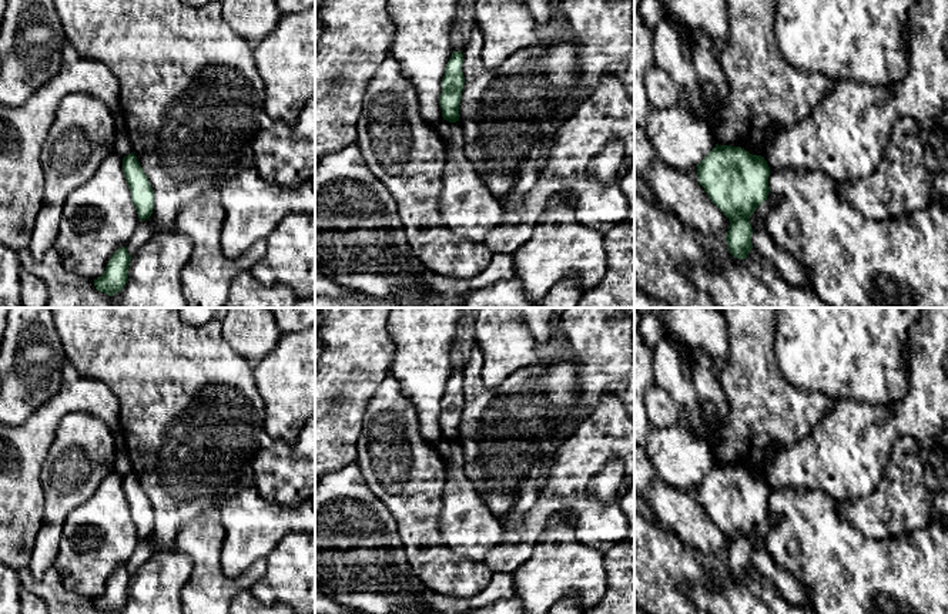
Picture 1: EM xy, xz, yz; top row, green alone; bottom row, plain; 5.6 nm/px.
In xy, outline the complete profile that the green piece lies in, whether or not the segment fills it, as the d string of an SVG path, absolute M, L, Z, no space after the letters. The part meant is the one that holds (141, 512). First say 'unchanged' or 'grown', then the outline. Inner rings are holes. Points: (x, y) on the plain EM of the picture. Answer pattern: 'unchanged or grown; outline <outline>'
unchanged; outline M134 472L123 477L123 490L131 511L140 540L151 536L154 529L154 510Z

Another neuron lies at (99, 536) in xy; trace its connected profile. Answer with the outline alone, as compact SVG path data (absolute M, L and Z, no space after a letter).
M111 472L84 504L67 514L53 567L66 588L94 600L138 543L123 477Z

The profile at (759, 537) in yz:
M770 510L767 519L761 524L758 524L758 527L750 536L753 551L754 550L766 551L767 536L773 529L773 526L777 524L778 521L780 521L780 516L776 514L773 510Z

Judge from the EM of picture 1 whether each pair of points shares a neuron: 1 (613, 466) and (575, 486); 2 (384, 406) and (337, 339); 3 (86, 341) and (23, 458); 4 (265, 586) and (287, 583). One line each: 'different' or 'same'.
1: different
2: different
3: different
4: same

